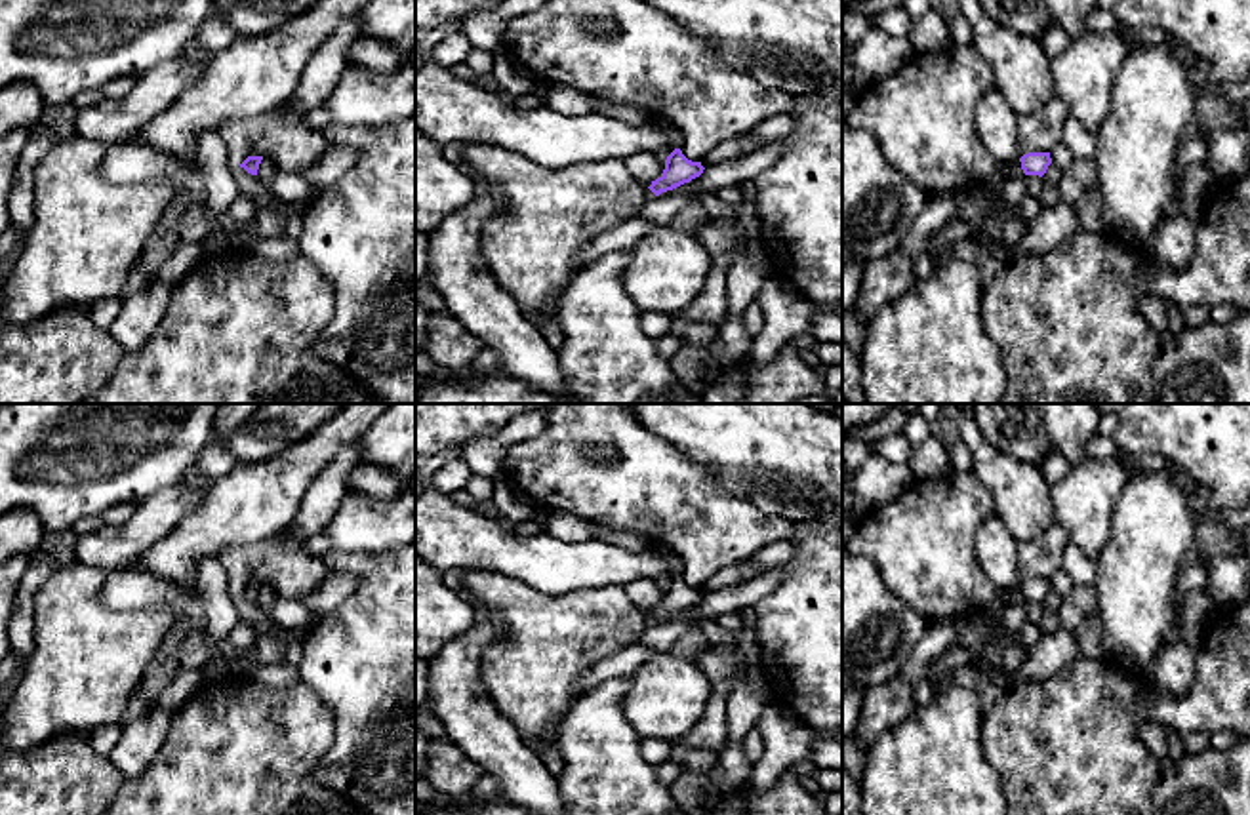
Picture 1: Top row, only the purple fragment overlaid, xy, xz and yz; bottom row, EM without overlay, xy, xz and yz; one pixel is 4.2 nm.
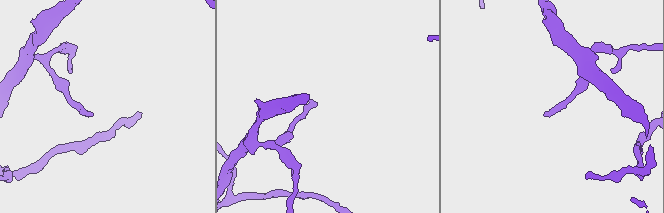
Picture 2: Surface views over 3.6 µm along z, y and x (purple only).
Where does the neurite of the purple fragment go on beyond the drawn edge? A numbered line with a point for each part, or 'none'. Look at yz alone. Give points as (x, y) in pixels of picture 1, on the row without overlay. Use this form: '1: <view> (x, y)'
none

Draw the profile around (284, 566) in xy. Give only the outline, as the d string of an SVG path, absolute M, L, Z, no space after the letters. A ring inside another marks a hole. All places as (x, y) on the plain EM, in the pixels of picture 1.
M276 537L248 547L231 547L219 554L219 560L227 569L232 594L238 594L255 577L280 596L301 600L337 573L322 558Z

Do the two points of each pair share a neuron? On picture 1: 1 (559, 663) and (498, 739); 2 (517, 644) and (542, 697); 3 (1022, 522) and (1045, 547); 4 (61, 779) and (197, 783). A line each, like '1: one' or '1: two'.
1: two
2: one
3: two
4: two

